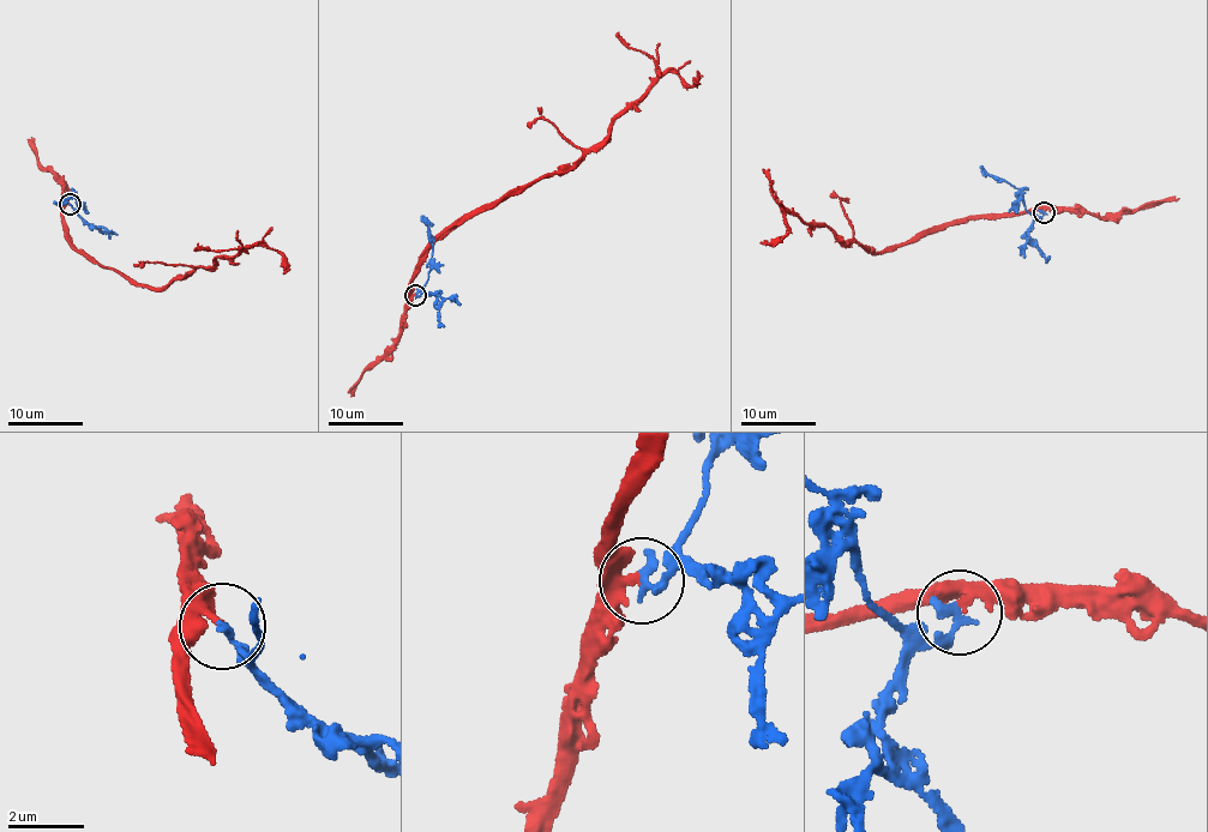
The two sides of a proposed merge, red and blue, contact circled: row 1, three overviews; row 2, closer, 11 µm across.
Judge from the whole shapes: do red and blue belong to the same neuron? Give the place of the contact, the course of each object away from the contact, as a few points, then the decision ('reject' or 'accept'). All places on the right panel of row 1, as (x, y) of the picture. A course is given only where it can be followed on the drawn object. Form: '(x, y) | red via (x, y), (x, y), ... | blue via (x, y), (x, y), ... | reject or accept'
(1044, 212) | red via (1044, 212), (1027, 209), (985, 215), (873, 253), (839, 239), (833, 228), (783, 212), (785, 234), (759, 242) | blue via (1044, 212), (1032, 213), (1026, 208), (1023, 196), (1011, 185), (990, 176), (980, 166) | accept

